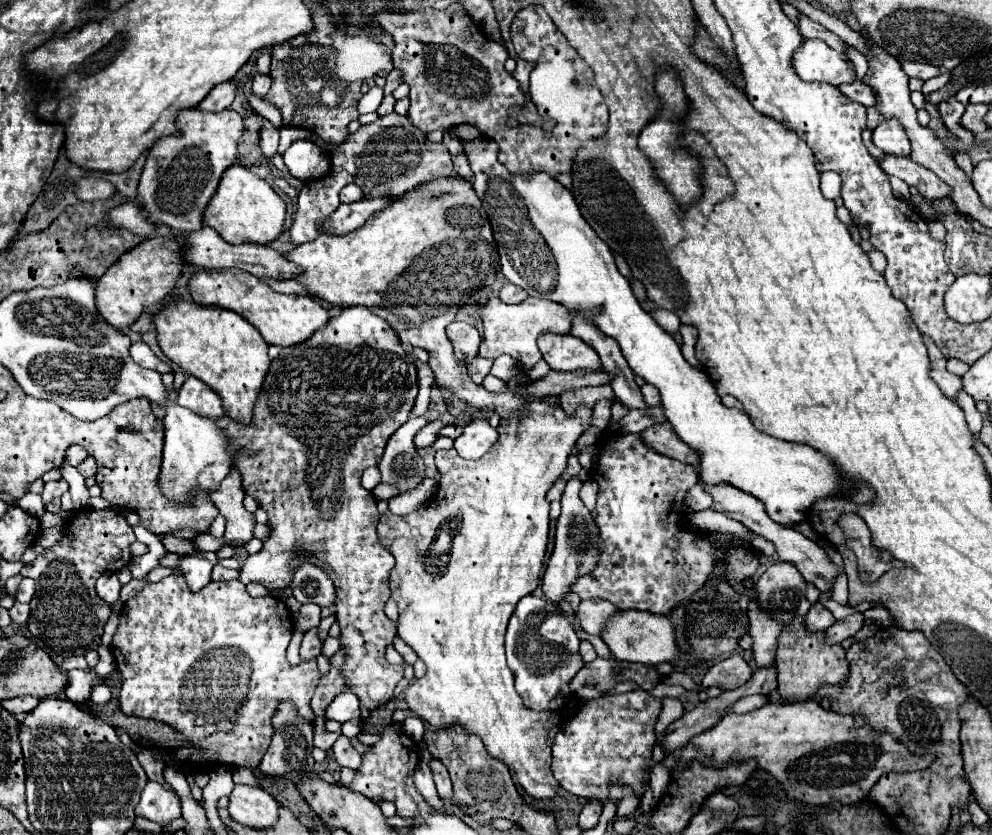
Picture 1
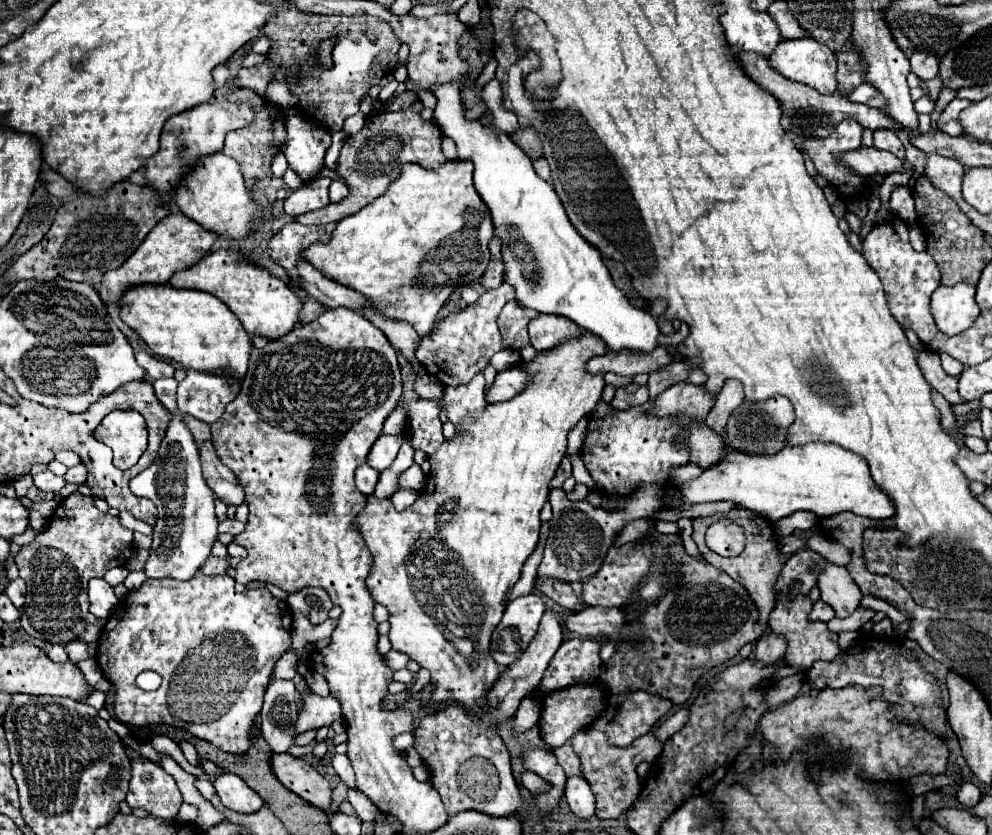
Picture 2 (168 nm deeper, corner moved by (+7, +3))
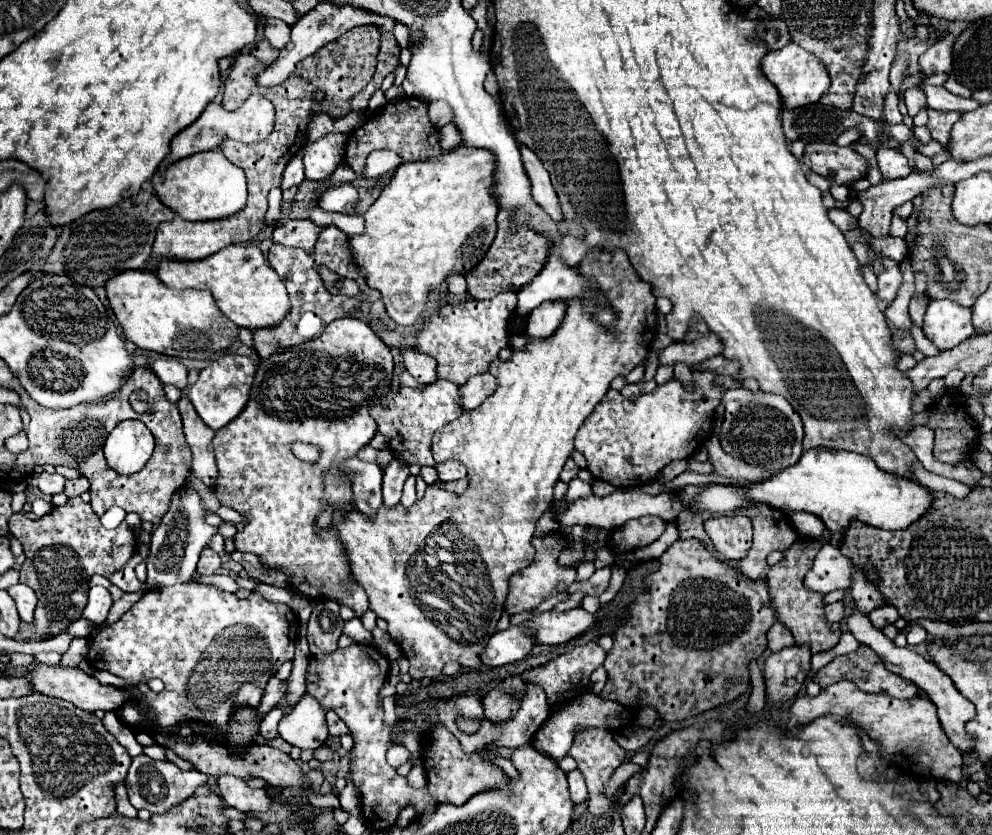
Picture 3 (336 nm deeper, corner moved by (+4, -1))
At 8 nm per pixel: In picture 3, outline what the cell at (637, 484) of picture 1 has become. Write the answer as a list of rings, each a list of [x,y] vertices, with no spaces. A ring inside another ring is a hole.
[[[696,364],[692,366],[692,388],[684,388],[676,378],[636,398],[624,398],[610,388],[576,434],[576,450],[588,460],[592,476],[616,488],[636,488],[658,476],[672,460],[690,458],[704,442],[704,434],[712,432],[714,410],[726,390],[714,384],[714,378],[714,372],[704,372]]]

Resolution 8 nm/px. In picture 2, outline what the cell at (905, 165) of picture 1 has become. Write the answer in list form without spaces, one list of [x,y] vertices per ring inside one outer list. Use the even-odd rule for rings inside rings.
[[[857,148],[845,154],[843,162],[857,170],[861,176],[887,176],[891,172],[903,172],[905,162],[893,156],[891,152],[877,150],[877,148]]]

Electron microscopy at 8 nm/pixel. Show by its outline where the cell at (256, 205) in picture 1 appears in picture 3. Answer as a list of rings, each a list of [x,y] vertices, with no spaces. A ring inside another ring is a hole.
[[[220,150],[198,152],[160,168],[152,176],[152,186],[156,196],[184,220],[216,220],[246,206],[246,176]]]

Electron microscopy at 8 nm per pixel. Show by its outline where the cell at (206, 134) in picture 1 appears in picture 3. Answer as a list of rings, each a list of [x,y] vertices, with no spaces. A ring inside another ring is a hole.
[[[250,96],[242,108],[234,110],[234,112],[228,112],[224,110],[220,104],[216,102],[210,102],[206,106],[206,110],[200,114],[200,118],[190,124],[188,128],[184,128],[174,140],[172,140],[172,150],[166,158],[168,164],[176,162],[176,160],[182,160],[186,156],[192,156],[196,152],[204,152],[204,150],[214,150],[218,148],[218,144],[224,140],[224,138],[232,138],[232,140],[240,140],[240,142],[262,142],[274,128],[274,106],[270,100],[266,100],[264,96]]]

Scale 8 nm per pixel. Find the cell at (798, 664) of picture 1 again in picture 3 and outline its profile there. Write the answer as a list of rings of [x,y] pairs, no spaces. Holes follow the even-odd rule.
[[[798,536],[794,544],[786,552],[782,552],[782,560],[772,566],[766,576],[766,584],[772,594],[772,608],[776,610],[778,620],[792,632],[796,644],[810,644],[812,654],[834,648],[842,634],[840,624],[830,624],[828,620],[824,620],[824,594],[808,592],[808,588],[804,588],[804,576],[808,574],[808,568],[812,568],[812,560],[816,558],[820,548],[822,542],[818,538]]]

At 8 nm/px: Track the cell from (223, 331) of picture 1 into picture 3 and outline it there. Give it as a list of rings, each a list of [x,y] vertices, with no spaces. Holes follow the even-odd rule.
[[[124,272],[124,276],[108,280],[104,290],[124,338],[138,348],[174,358],[210,360],[216,354],[214,350],[226,350],[238,336],[238,326],[218,310],[210,292],[172,290],[162,284],[154,272]]]

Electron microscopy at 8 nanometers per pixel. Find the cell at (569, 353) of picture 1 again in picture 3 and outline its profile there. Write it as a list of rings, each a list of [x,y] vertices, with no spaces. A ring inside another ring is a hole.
[[[540,304],[540,308],[534,308],[526,322],[526,336],[528,338],[546,338],[552,336],[554,330],[560,326],[562,318],[566,314],[566,304]]]

